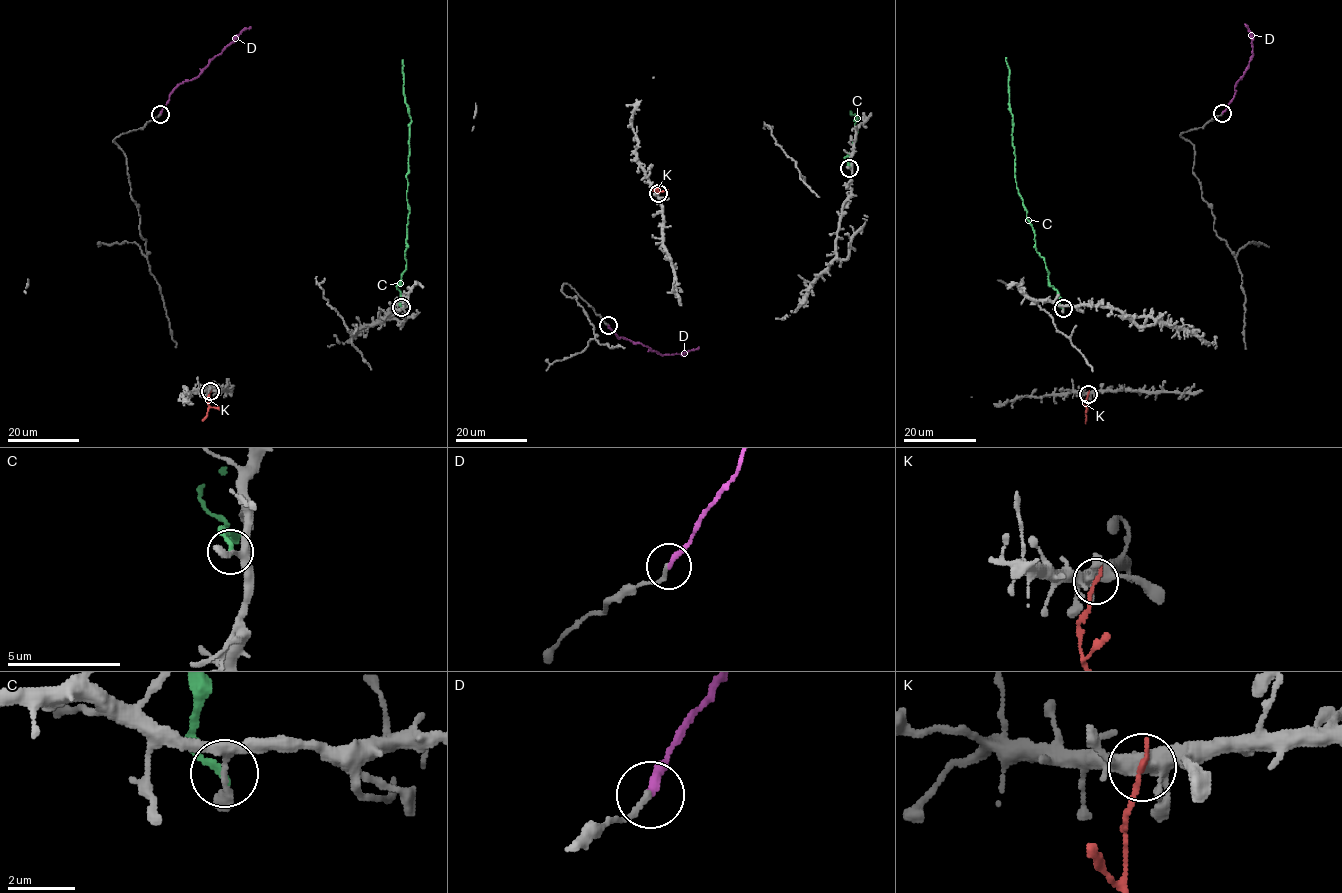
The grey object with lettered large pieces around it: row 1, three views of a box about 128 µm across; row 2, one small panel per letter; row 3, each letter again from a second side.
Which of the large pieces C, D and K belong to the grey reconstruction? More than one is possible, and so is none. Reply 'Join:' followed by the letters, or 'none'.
Join: D

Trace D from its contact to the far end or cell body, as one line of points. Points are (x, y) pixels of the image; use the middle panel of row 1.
D: (608, 325), (618, 337), (641, 343), (662, 355), (685, 354), (698, 346)

